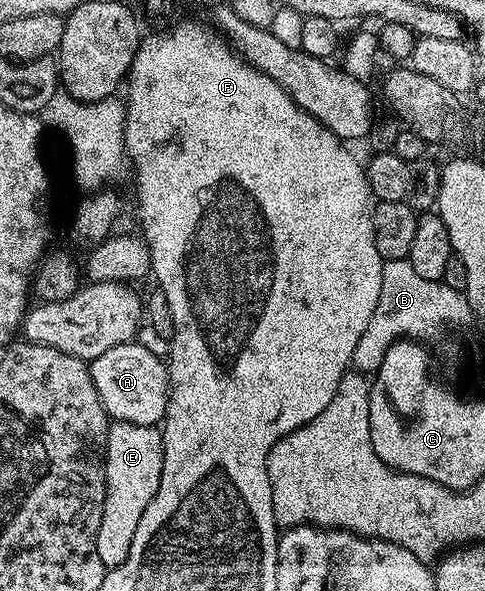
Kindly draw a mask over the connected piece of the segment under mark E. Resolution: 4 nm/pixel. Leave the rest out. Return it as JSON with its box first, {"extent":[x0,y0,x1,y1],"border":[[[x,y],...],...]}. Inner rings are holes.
{"extent":[97,421,163,568],"border":[[[114,421],[109,428],[105,445],[105,503],[103,520],[99,520],[97,547],[99,560],[106,568],[123,564],[131,552],[131,540],[135,540],[135,528],[143,516],[143,508],[151,504],[159,488],[163,472],[163,444],[157,426],[144,426],[130,422]]]}

